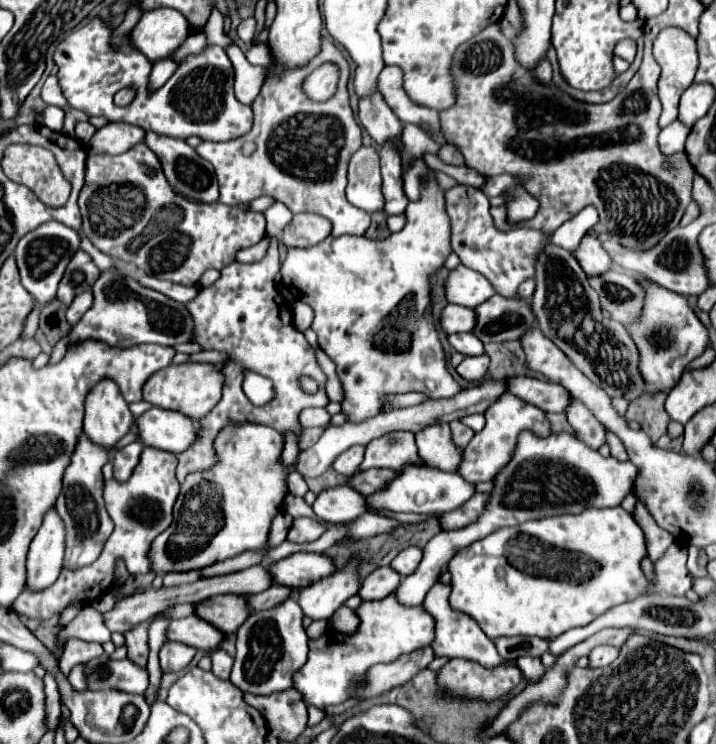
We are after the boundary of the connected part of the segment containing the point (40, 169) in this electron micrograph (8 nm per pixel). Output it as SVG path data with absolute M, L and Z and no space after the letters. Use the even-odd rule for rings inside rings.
M11 144L5 148L5 154L3 154L3 170L5 174L17 182L17 184L23 184L23 186L29 186L29 190L35 192L35 196L47 204L47 206L63 206L69 198L69 192L71 192L71 184L65 180L61 184L61 168L57 166L57 160L53 158L53 154L49 150L43 150L41 146L29 146L29 144Z

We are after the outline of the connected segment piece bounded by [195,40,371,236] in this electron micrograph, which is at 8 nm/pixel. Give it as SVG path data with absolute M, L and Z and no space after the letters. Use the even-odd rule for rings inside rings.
M323 40L321 52L307 68L285 70L279 78L265 80L261 94L253 102L253 128L229 142L201 142L195 150L215 168L221 202L229 206L249 204L259 196L271 196L289 206L293 214L315 212L331 222L331 234L363 236L369 228L371 214L357 210L345 198L347 164L353 152L361 146L361 128L353 118L347 78L349 64L333 42ZM333 62L339 68L337 94L325 102L313 102L303 92L305 78L321 64ZM287 72L287 74L285 74Z

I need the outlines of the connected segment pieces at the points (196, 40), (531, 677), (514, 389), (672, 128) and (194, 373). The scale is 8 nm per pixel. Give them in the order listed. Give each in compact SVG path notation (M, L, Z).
M203 30L191 33L187 36L185 42L172 53L172 57L177 64L180 64L188 55L201 53L205 46L206 34Z
M521 656L517 658L517 666L523 670L523 674L527 676L529 682L535 682L537 678L543 676L545 672L545 666L541 664L539 658L531 658L531 656Z
M509 376L505 378L509 394L529 402L545 412L565 412L569 404L569 392L553 382L537 380L531 376Z
M675 120L673 124L669 124L669 126L667 126L665 130L661 130L661 134L659 134L659 146L661 146L661 152L663 152L665 156L683 152L687 134L689 134L689 128L687 128L685 124L681 124L679 120Z
M185 362L185 364L169 364L165 370L159 370L145 382L143 388L143 400L163 408L163 410L177 410L189 418L201 420L209 414L209 410L219 402L223 388L223 376L213 364L197 364L197 362Z

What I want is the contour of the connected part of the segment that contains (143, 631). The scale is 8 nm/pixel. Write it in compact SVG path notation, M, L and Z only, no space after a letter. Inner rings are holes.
M157 616L129 628L123 636L125 636L125 646L127 646L127 658L139 666L147 664L147 654L149 654L149 626Z

